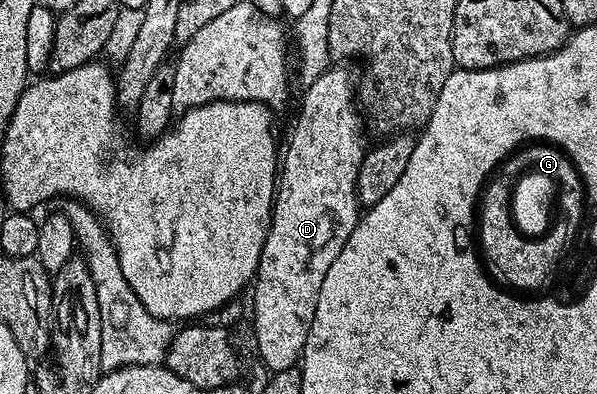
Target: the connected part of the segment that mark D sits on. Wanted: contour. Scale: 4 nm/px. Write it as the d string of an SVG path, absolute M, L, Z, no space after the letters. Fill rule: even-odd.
M331 66L327 69L326 72L323 72L316 81L313 81L310 85L305 88L303 93L303 105L299 108L299 117L295 120L295 129L291 132L291 141L288 142L287 148L285 144L285 151L281 156L281 171L277 176L277 191L275 193L275 207L271 210L271 229L269 230L269 234L265 238L265 246L261 250L261 262L259 263L259 269L255 272L255 278L253 281L253 289L255 288L255 297L251 300L251 312L255 315L255 348L259 351L259 356L263 359L263 364L265 367L269 368L272 373L288 370L289 367L296 366L300 363L303 347L305 346L305 342L307 341L307 335L309 334L309 330L313 326L313 314L317 310L317 298L321 294L321 282L325 282L325 274L329 274L329 266L333 266L333 261L337 259L337 254L341 254L341 246L345 246L345 242L349 242L349 234L353 234L353 230L359 224L359 218L361 215L361 205L359 203L359 199L357 198L357 174L359 173L359 167L361 166L361 162L363 161L363 153L365 151L365 143L363 144L363 132L359 129L359 116L355 113L355 104L357 105L357 96L353 91L353 84L351 88L351 76L346 72L346 67L343 66Z

